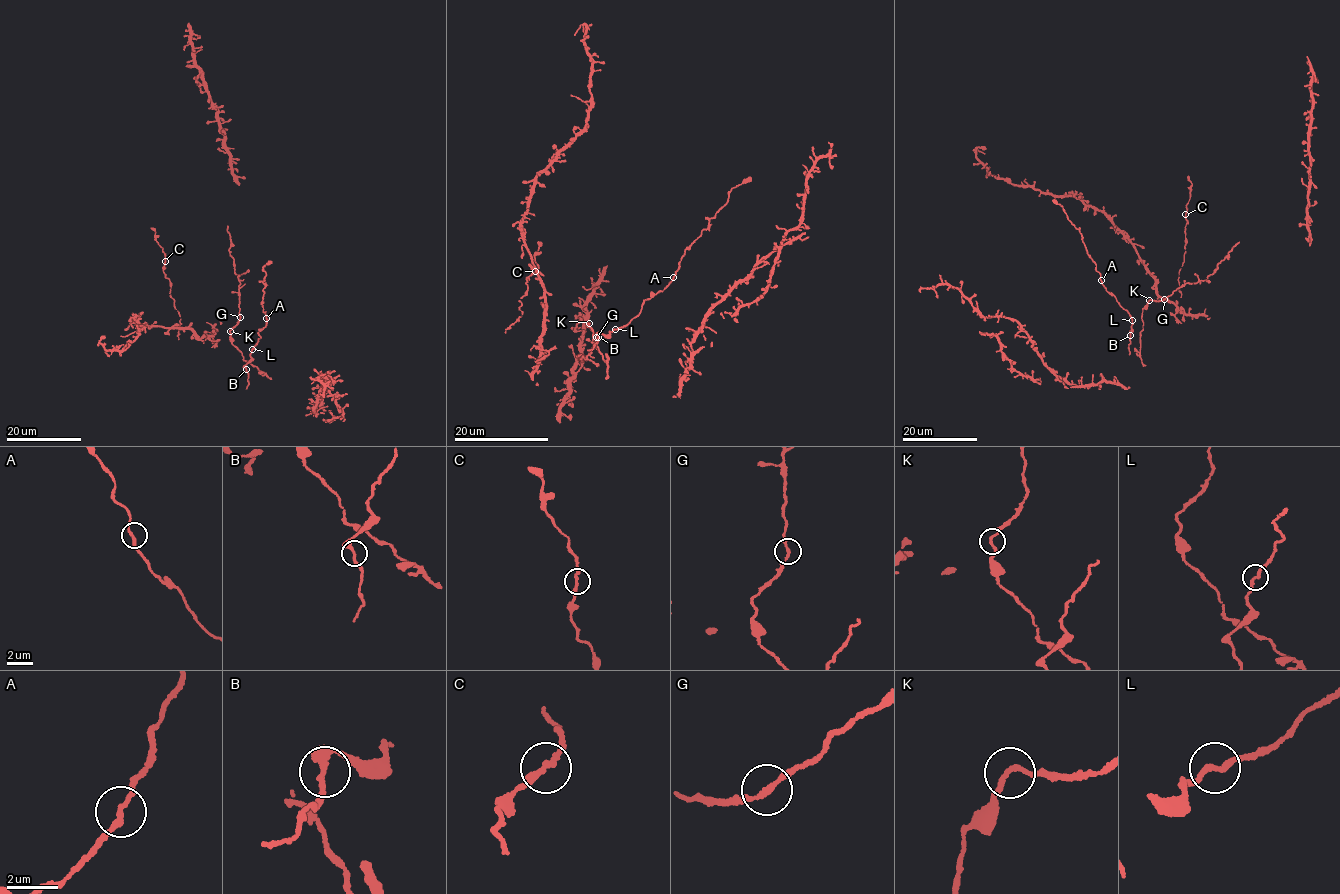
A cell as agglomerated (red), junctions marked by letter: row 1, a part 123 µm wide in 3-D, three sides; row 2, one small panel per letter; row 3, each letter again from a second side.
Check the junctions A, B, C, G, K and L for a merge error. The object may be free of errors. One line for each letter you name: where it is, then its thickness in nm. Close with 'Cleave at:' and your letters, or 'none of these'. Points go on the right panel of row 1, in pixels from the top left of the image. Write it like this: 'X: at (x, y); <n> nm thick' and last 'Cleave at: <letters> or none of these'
Cleave at: none of these

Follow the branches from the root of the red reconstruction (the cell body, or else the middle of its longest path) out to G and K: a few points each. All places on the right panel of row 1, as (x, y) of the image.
G: (1142, 314), (1142, 308), (1150, 300), (1164, 299)
K: (1142, 314), (1149, 300)

